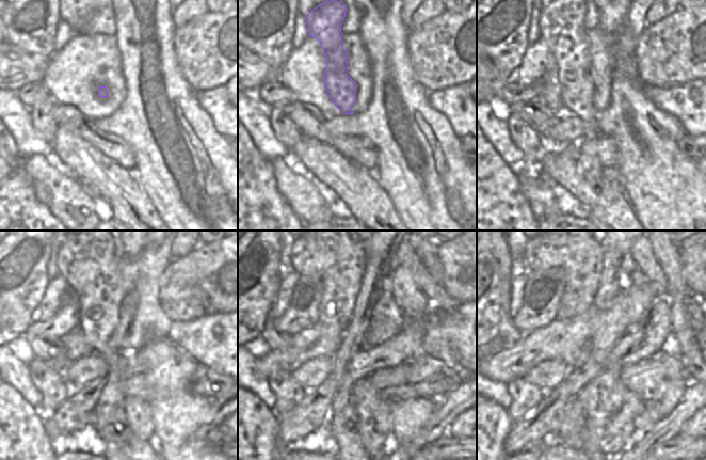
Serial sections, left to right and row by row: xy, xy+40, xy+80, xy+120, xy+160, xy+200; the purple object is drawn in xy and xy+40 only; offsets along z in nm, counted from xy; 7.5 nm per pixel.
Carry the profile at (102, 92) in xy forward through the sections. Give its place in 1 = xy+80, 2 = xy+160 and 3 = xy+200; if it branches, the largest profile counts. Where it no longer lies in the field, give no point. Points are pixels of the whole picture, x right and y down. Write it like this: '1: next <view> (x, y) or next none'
1: next xy+80 (561, 22)
2: next xy+160 (326, 252)
3: next xy+200 (581, 257)

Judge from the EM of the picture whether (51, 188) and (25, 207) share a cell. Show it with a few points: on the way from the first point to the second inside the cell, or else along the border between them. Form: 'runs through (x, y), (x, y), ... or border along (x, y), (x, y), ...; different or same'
border along (27, 174), (34, 195), (53, 216); different

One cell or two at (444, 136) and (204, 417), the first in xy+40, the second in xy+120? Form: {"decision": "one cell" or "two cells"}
{"decision": "one cell"}

